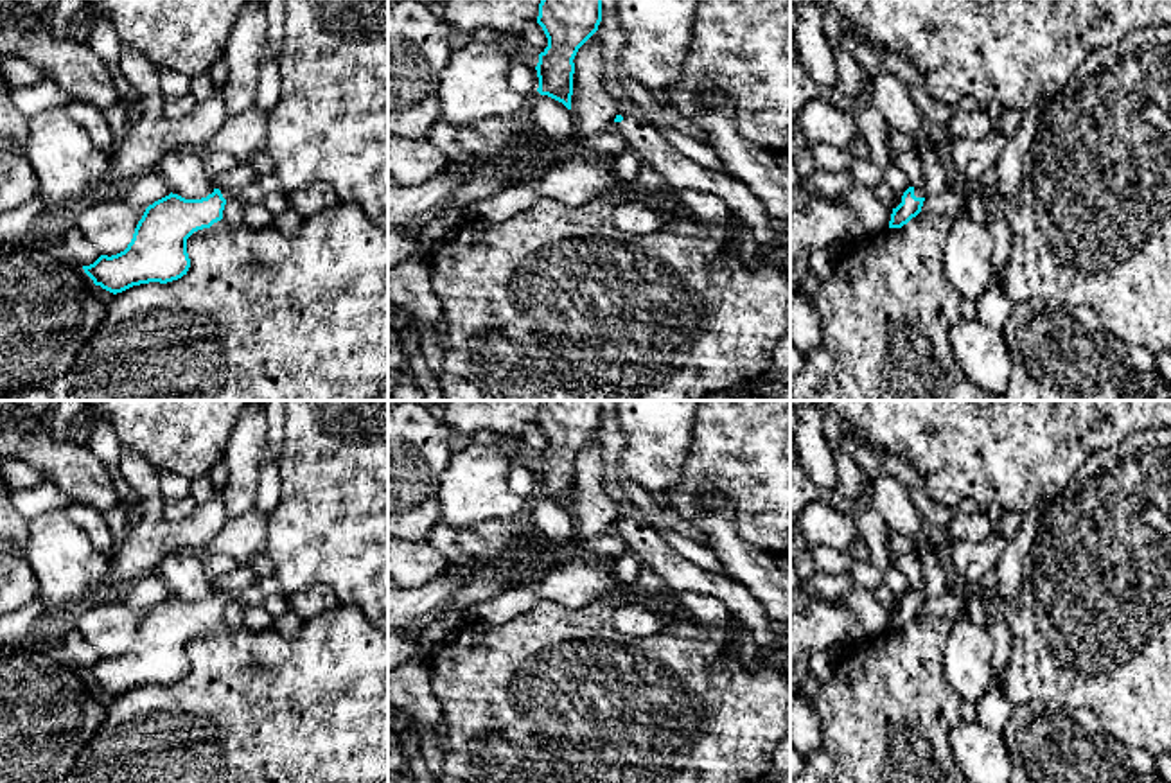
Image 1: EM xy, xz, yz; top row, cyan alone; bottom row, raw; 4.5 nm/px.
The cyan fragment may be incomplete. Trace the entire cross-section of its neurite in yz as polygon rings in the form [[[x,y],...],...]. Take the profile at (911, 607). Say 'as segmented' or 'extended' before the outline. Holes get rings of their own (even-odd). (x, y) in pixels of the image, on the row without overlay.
extended; [[[909,589],[902,598],[902,605],[893,611],[889,630],[902,630],[916,620],[921,614],[927,596],[925,589]]]

